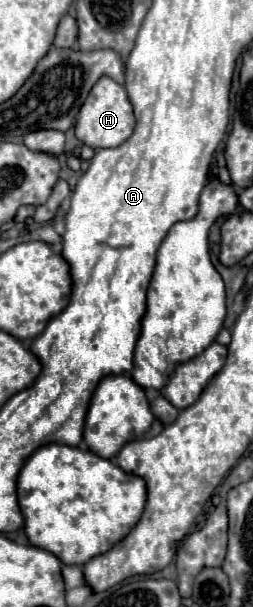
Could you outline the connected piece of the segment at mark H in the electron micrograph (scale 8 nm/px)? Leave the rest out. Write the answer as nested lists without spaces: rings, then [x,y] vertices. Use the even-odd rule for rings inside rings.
[[[102,76],[102,80],[98,80],[98,84],[90,90],[86,104],[82,104],[82,108],[78,112],[76,138],[94,150],[120,146],[122,142],[126,142],[130,138],[134,124],[136,124],[136,120],[134,120],[134,112],[132,112],[132,104],[128,100],[126,88],[122,84],[118,84],[116,80]]]

